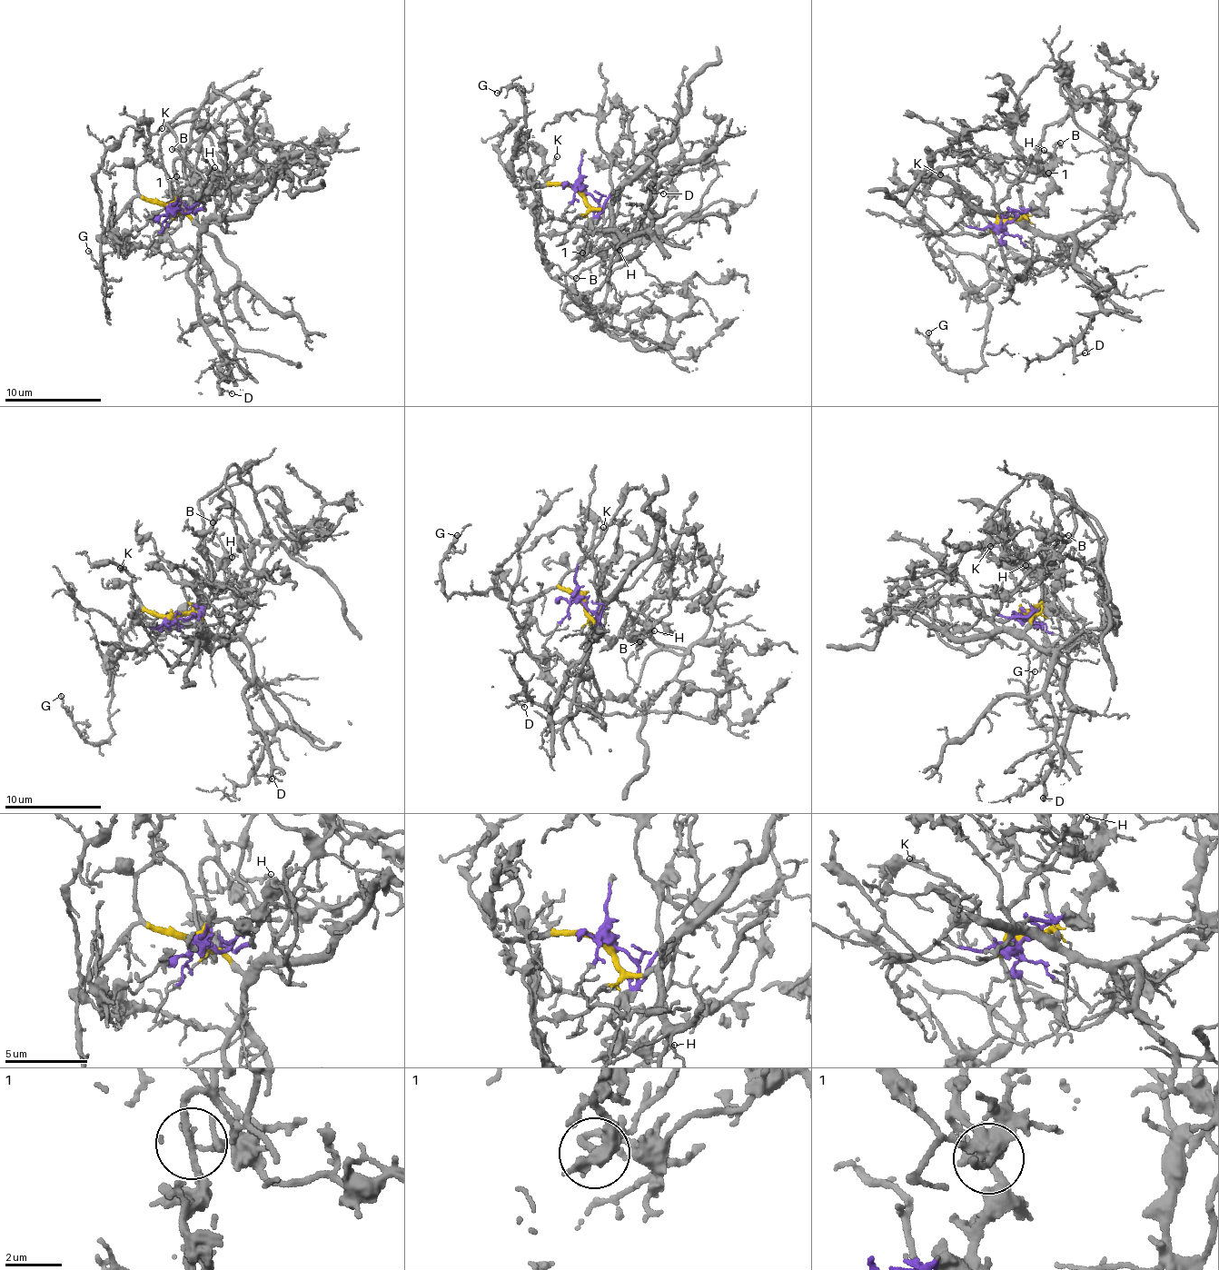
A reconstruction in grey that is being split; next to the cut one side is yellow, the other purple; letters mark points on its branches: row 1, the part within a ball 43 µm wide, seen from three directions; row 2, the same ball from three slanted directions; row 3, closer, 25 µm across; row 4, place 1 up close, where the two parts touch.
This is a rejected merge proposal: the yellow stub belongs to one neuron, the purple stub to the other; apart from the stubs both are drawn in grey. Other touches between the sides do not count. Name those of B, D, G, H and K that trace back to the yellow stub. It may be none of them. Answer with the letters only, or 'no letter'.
D, G, K

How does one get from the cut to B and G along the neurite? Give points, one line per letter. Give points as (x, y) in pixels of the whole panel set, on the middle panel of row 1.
B: (582, 188), (597, 211), (583, 232), (585, 253), (579, 252), (596, 253), (600, 260), (576, 278)
G: (580, 188), (517, 185), (512, 159), (525, 124), (523, 96), (519, 87), (505, 87), (496, 94)

